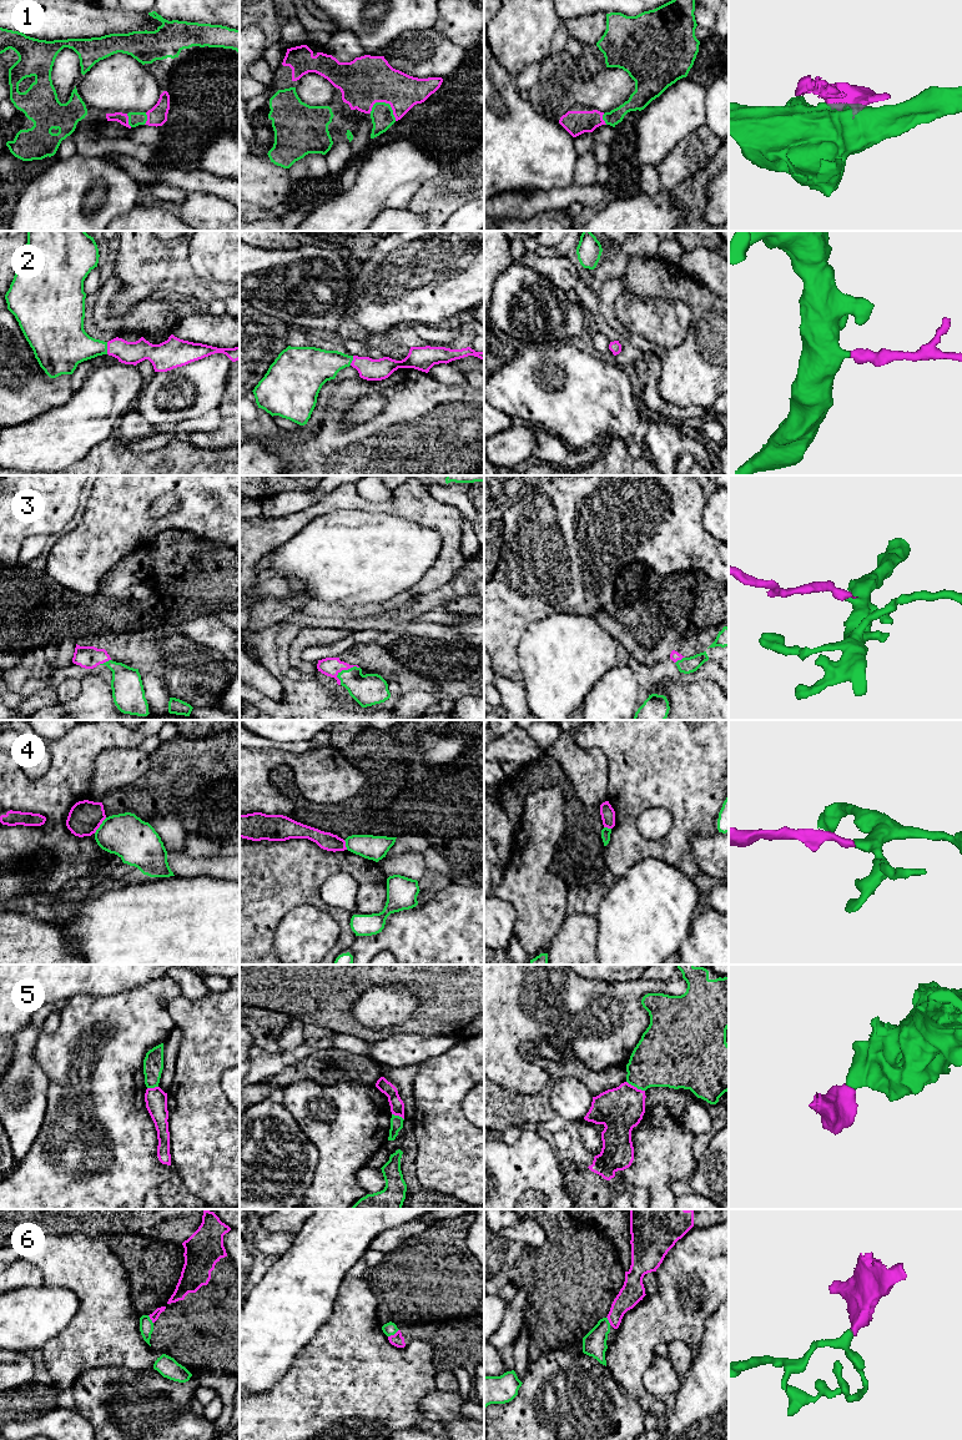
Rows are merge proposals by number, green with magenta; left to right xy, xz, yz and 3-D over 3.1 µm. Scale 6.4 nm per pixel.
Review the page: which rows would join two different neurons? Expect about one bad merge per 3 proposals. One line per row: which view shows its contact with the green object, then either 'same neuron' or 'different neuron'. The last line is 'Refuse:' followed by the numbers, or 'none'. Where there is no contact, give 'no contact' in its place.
1: meets green in xz; same neuron
2: meets green in xy; same neuron
3: meets green in xz; same neuron
4: meets green in xy; different neuron
5: meets green in yz; different neuron
6: meets green in xz; different neuron
Refuse: 4, 5, 6

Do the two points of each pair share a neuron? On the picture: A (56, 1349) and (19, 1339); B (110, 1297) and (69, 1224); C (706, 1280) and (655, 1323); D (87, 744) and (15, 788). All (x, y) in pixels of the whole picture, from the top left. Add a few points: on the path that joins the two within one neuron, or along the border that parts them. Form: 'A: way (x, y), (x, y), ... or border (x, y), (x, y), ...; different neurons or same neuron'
A: border (66, 1327), (40, 1348); different neurons
B: border (49, 1234), (84, 1233), (99, 1237); different neurons
C: way (688, 1279), (675, 1280), (673, 1304); same neuron
D: way (70, 761), (43, 789), (33, 789); same neuron

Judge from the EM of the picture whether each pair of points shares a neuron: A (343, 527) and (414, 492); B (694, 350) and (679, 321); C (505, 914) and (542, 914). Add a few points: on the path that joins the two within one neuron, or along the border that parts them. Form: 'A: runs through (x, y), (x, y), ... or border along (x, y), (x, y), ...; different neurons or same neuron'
A: border along (343, 508), (383, 512), (401, 518); different neurons
B: border along (686, 305), (685, 338), (660, 347); different neurons
C: border along (497, 896), (505, 900), (514, 910), (514, 934); different neurons

